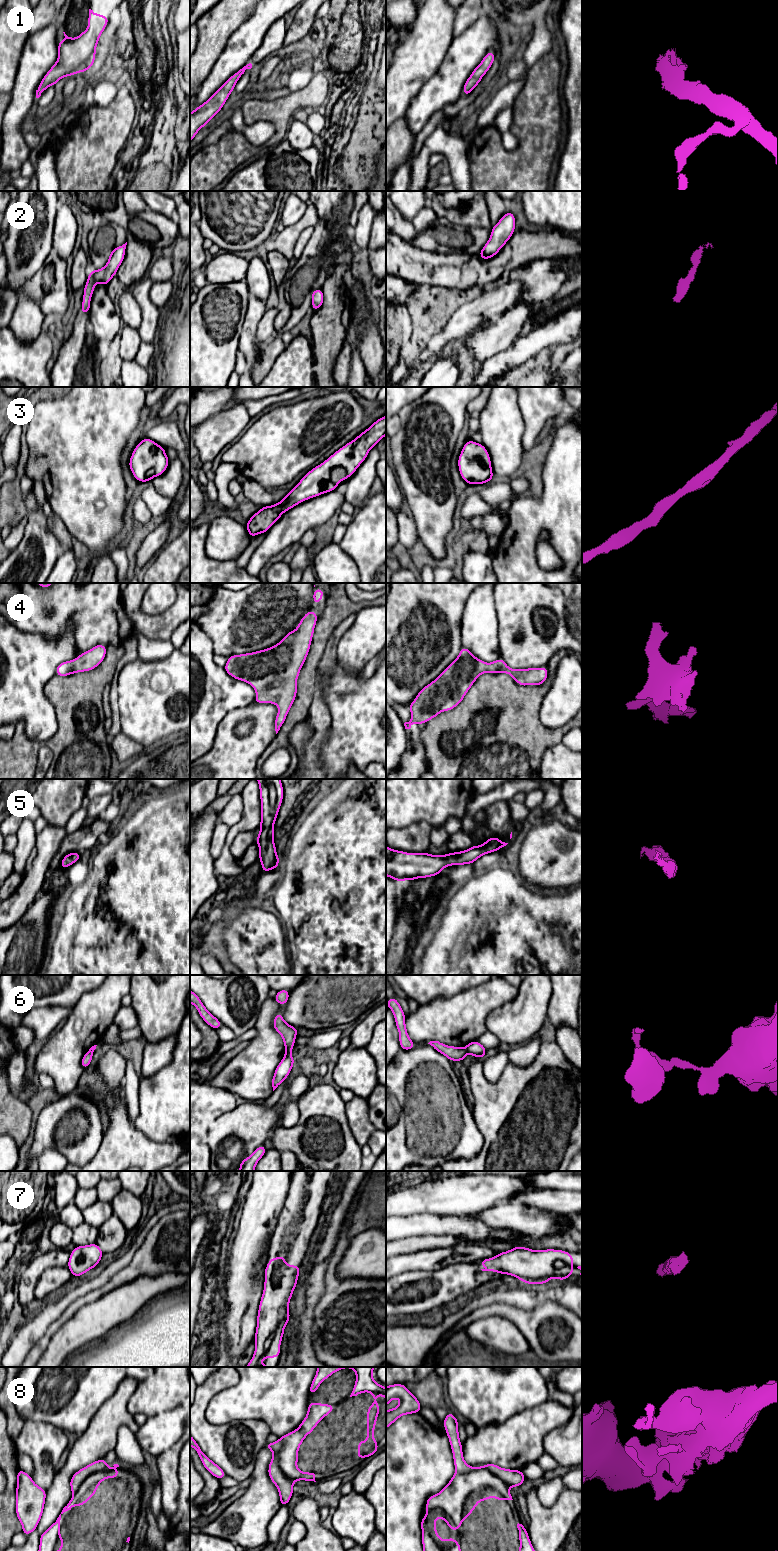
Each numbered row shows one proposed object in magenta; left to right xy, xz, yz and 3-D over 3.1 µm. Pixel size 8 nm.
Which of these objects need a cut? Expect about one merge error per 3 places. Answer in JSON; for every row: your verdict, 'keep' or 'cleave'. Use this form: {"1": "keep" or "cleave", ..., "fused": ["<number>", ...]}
{"1": "keep", "2": "keep", "3": "keep", "4": "keep", "5": "keep", "6": "cleave", "7": "keep", "8": "cleave", "fused": ["6", "8"]}

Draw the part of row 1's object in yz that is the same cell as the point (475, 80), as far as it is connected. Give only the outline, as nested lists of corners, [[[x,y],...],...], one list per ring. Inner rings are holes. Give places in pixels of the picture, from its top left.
[[[488,51],[481,63],[473,70],[470,77],[466,80],[463,87],[463,94],[469,95],[472,90],[480,83],[482,77],[488,72],[495,60],[494,52]]]

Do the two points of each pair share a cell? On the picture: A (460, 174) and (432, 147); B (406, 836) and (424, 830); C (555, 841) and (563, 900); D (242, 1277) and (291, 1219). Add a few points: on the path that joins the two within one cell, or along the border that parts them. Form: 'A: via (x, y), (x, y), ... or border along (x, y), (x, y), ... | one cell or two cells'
A: via (459, 165), (441, 147) | one cell
B: via (410, 836), (416, 836), (420, 832) | one cell
C: border along (571, 886), (562, 890), (538, 890) | two cells
D: border along (281, 1212), (278, 1217) | two cells

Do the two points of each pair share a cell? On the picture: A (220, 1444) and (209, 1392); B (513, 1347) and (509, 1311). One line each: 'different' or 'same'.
A: same
B: different

